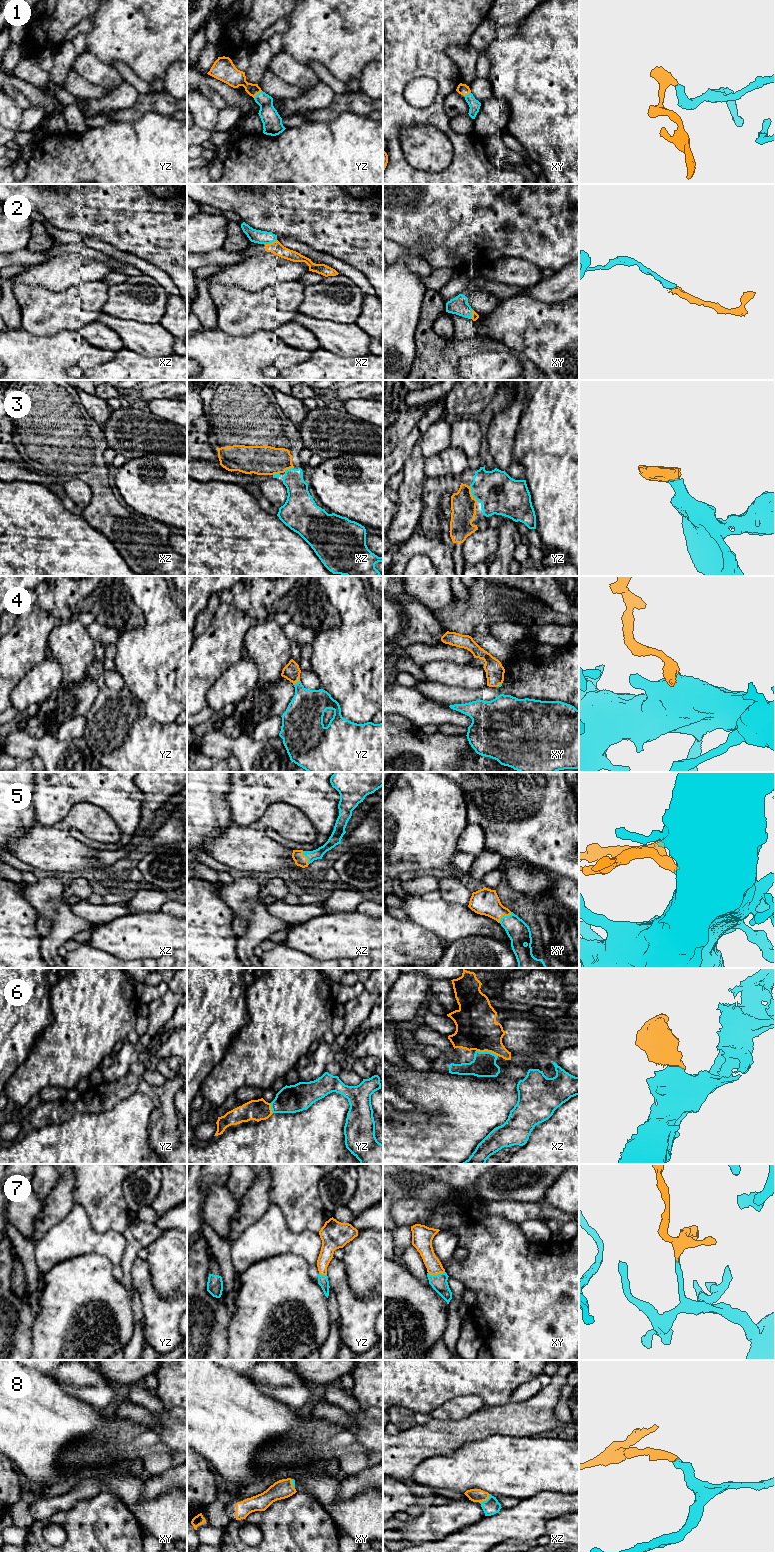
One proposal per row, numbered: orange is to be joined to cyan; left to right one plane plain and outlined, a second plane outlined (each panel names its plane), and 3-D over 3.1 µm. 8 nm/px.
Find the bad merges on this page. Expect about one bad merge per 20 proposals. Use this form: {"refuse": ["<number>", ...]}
{"refuse": []}

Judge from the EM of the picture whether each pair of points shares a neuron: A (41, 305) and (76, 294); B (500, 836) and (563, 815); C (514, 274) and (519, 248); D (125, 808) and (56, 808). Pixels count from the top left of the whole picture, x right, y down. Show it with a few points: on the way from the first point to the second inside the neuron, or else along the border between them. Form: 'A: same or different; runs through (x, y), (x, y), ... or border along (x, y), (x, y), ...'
A: same; runs through (50, 305), (65, 305), (67, 303)
B: same; runs through (516, 824), (529, 819), (547, 819)
C: different; border along (494, 260), (500, 257), (520, 257), (539, 267)
D: same; runs through (108, 794), (72, 794)

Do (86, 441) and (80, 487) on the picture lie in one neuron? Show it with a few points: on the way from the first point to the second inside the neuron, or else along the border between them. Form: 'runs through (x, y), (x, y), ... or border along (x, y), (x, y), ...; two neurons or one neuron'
border along (86, 483), (90, 488), (91, 499), (84, 506); two neurons

